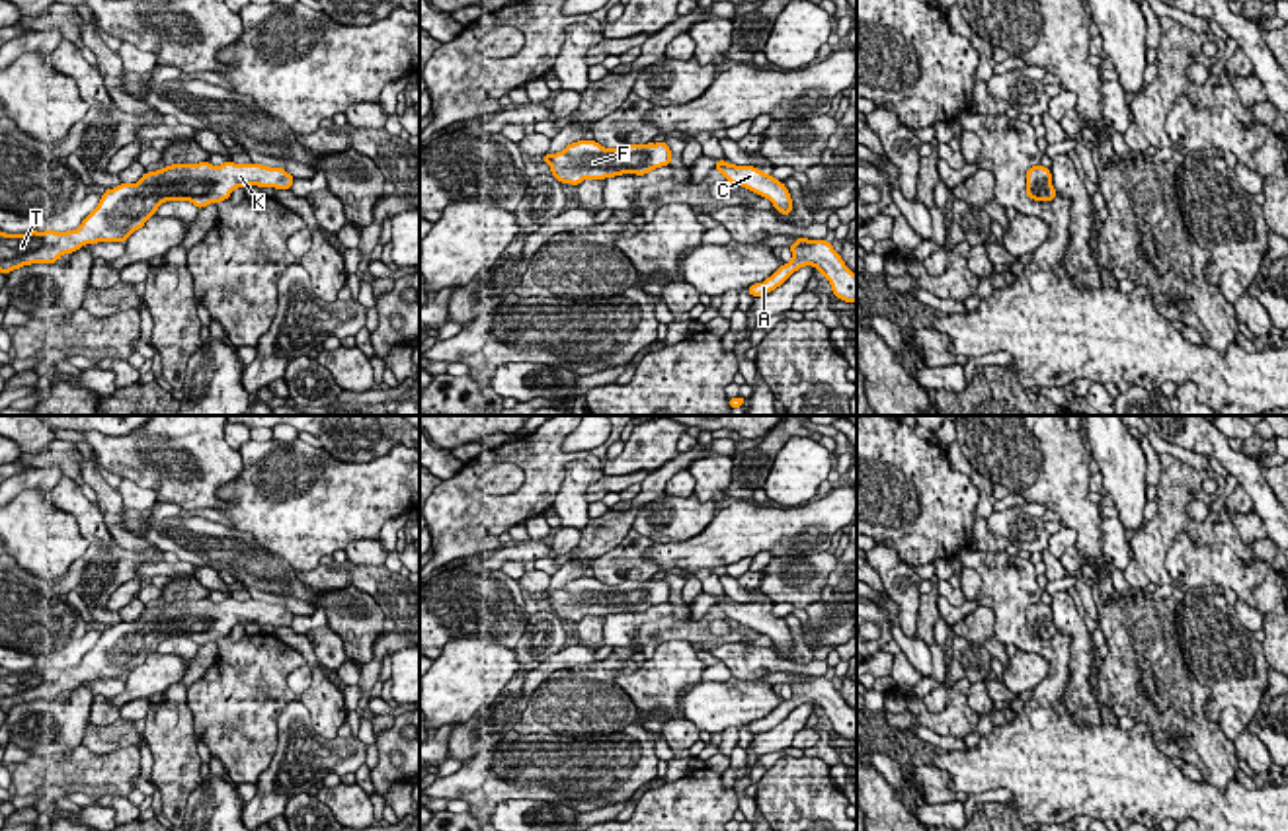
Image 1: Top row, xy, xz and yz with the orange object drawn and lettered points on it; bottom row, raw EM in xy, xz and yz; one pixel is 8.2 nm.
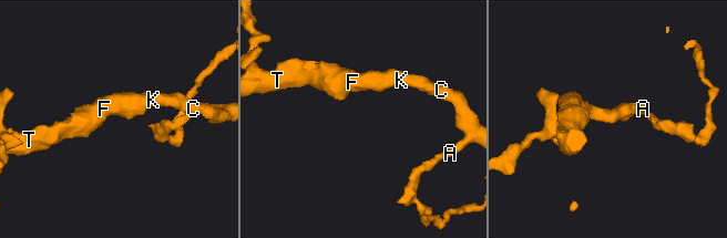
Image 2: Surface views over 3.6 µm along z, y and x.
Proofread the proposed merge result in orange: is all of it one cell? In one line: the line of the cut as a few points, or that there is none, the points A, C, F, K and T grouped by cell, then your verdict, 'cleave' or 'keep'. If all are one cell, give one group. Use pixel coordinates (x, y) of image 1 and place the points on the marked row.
no cut; A C F K T; keep

